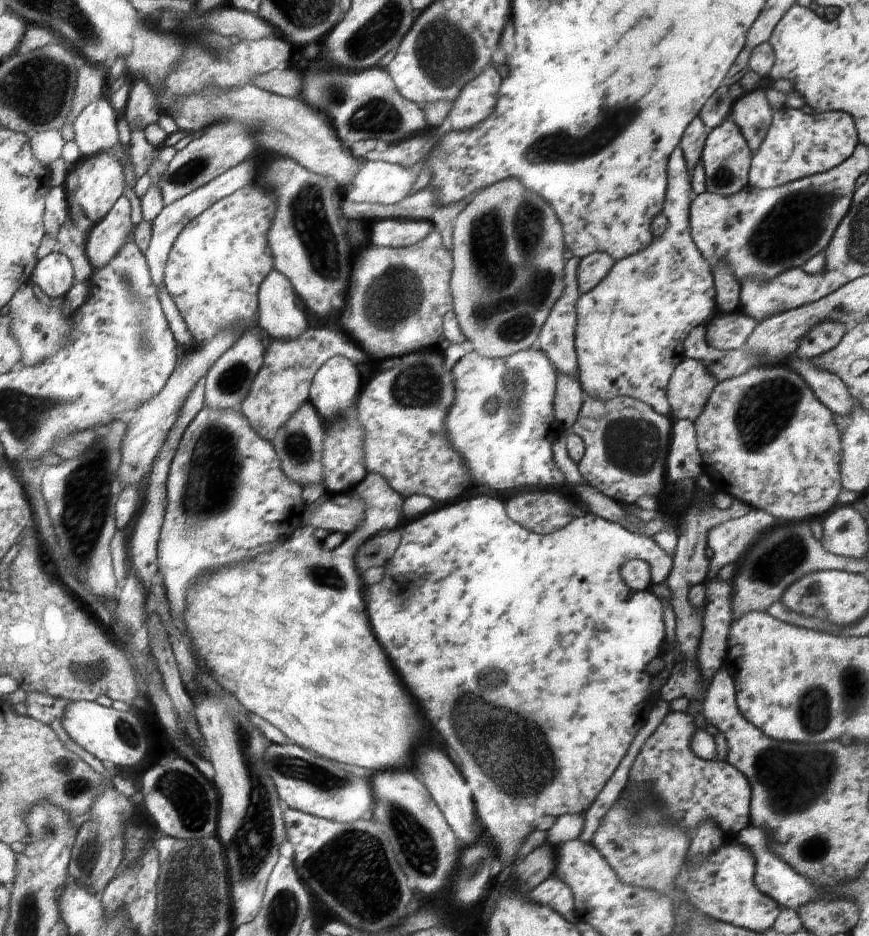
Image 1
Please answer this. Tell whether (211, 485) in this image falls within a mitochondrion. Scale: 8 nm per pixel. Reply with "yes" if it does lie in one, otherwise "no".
yes

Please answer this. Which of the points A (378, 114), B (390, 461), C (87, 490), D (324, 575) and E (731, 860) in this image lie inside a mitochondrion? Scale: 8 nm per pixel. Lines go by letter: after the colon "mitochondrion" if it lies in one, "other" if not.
A: mitochondrion
B: other
C: mitochondrion
D: mitochondrion
E: other

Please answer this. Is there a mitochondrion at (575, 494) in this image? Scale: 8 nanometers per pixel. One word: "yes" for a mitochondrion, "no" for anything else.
no

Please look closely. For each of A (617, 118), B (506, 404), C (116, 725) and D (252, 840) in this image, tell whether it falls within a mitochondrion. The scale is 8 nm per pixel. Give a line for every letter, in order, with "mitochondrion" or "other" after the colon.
A: mitochondrion
B: mitochondrion
C: mitochondrion
D: mitochondrion

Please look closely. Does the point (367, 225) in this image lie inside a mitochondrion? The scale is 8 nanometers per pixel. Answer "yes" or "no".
no

